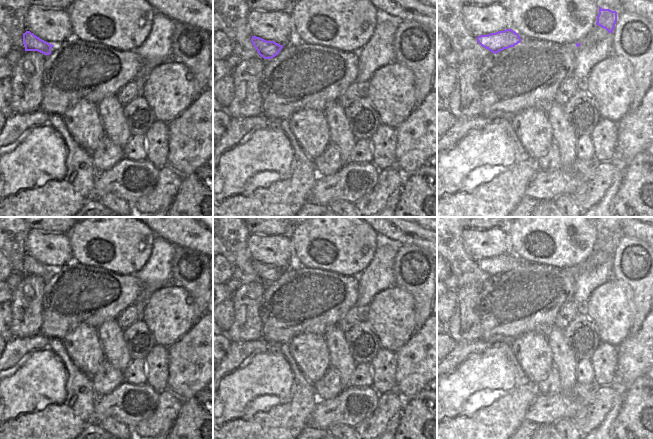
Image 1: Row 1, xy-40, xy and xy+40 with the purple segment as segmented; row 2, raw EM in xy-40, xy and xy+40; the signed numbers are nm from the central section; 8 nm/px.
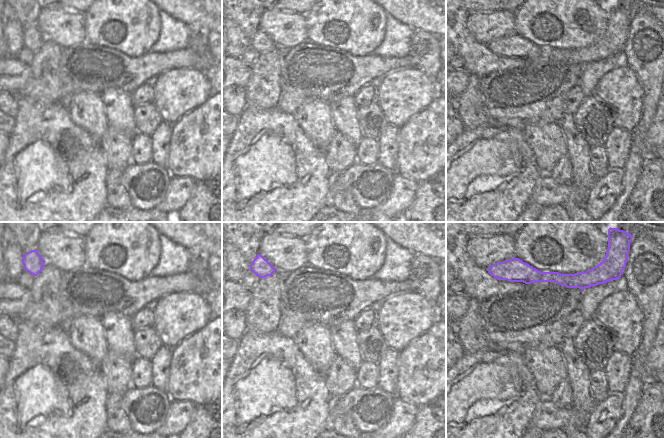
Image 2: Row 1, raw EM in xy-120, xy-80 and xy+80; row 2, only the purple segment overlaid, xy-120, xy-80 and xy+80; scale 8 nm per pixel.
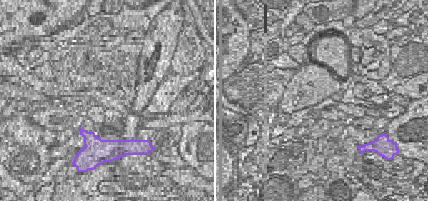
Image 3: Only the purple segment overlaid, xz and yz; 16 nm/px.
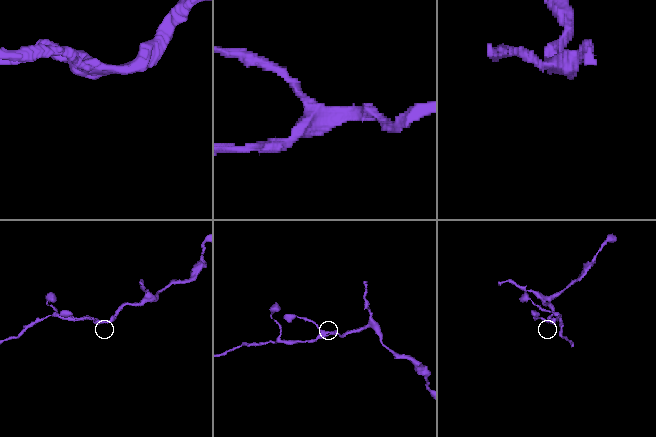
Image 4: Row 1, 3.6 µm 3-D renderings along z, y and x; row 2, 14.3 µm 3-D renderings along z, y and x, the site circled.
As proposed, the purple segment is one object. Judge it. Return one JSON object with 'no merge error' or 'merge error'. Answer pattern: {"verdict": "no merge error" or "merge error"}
{"verdict": "no merge error"}

